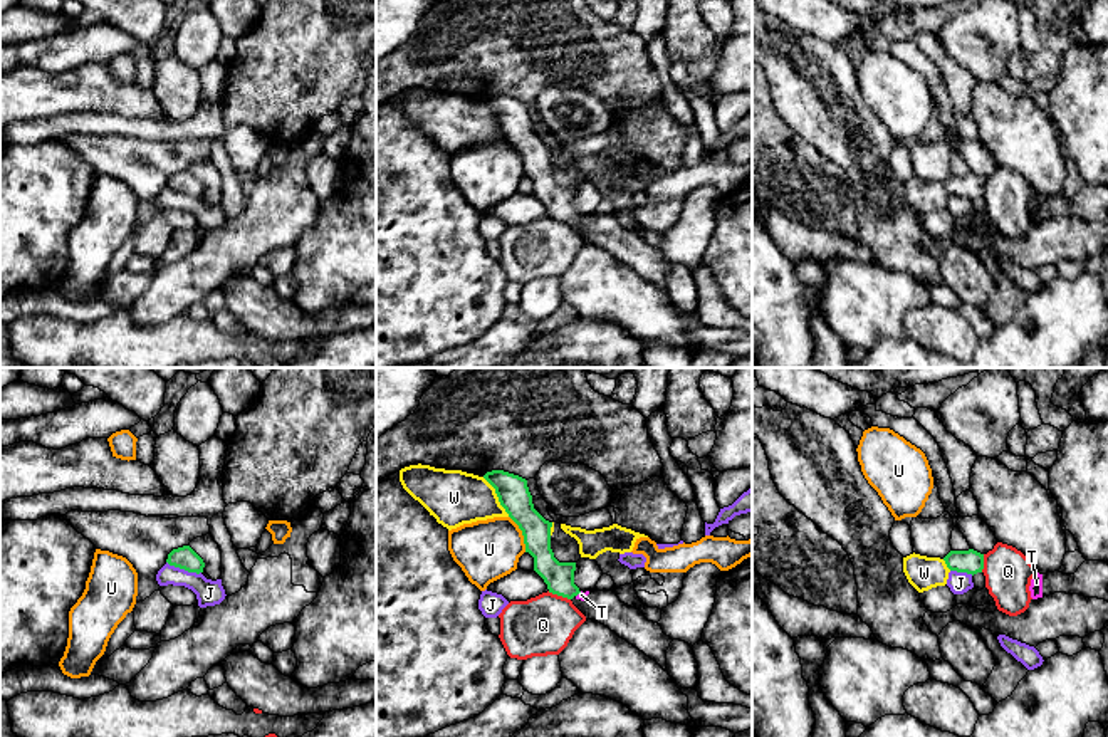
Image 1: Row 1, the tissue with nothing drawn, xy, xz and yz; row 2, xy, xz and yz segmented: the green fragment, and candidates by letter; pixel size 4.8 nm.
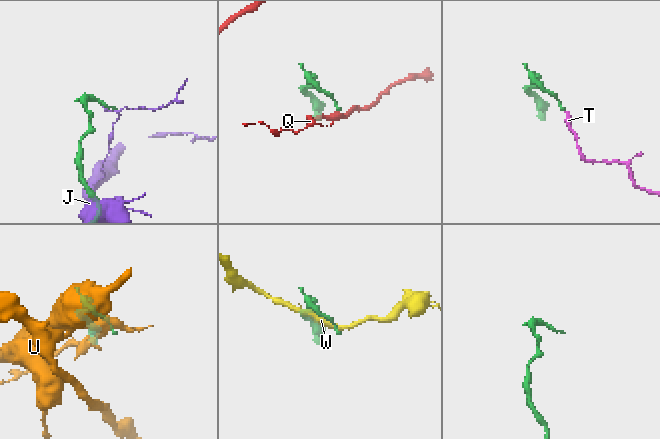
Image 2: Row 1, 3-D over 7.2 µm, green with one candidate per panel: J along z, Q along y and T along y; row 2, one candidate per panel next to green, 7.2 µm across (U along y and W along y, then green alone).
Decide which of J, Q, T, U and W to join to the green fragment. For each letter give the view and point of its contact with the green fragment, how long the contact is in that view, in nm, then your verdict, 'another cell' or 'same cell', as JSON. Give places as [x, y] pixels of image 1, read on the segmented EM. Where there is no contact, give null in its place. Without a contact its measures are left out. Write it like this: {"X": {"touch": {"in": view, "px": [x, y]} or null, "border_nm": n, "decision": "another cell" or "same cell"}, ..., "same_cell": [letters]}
{"J": {"touch": {"in": "xy", "px": [183, 568]}, "border_nm": 180, "decision": "another cell"}, "Q": {"touch": {"in": "xz", "px": [559, 595]}, "border_nm": 120, "decision": "another cell"}, "T": {"touch": {"in": "xz", "px": [578, 593]}, "border_nm": 40, "decision": "same cell"}, "U": {"touch": {"in": "xz", "px": [522, 534]}, "border_nm": 190, "decision": "another cell"}, "W": {"touch": {"in": "xz", "px": [497, 496]}, "border_nm": 240, "decision": "another cell"}, "same_cell": ["T"]}

